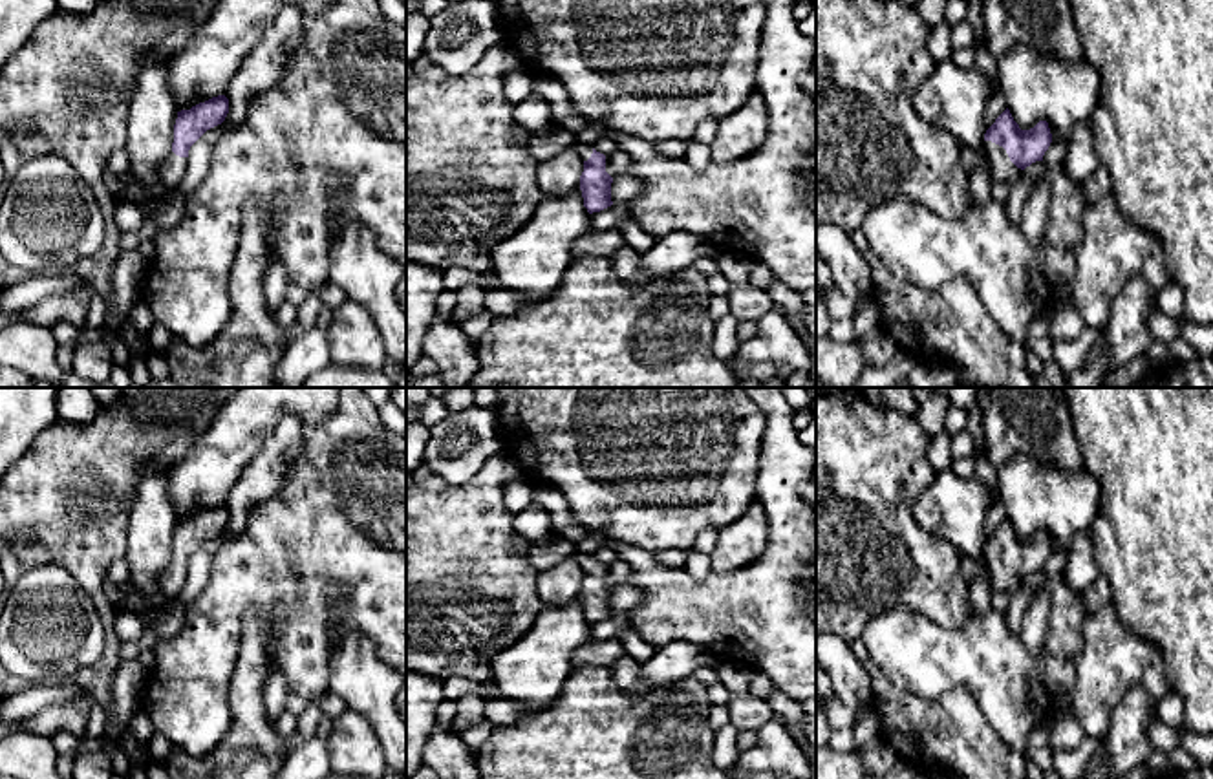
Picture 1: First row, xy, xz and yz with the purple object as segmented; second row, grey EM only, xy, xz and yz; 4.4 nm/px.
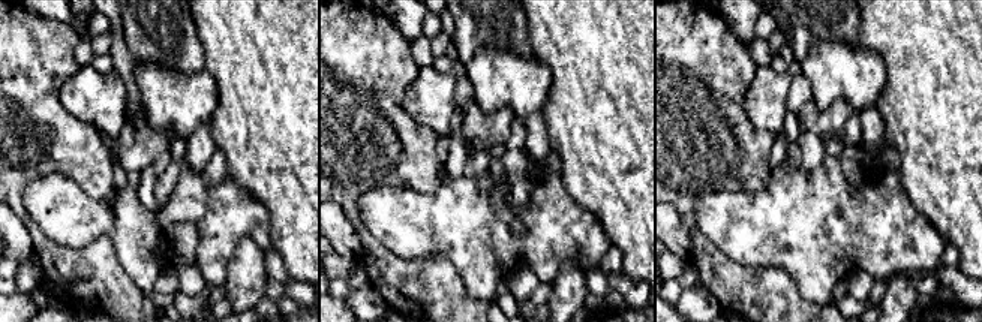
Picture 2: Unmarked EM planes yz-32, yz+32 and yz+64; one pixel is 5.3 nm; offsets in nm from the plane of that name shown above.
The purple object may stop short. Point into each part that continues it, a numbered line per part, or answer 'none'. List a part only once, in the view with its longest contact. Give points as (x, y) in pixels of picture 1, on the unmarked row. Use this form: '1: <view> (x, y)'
1: yz (1001, 578)

